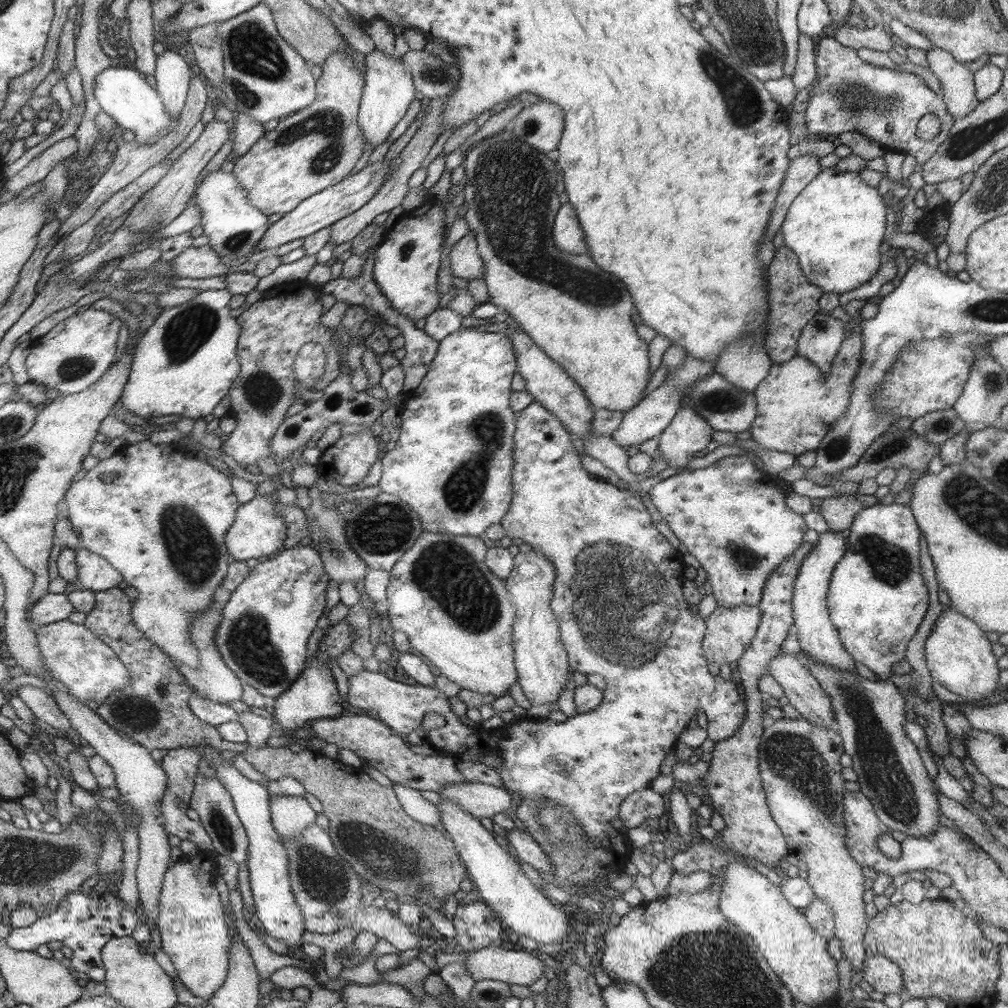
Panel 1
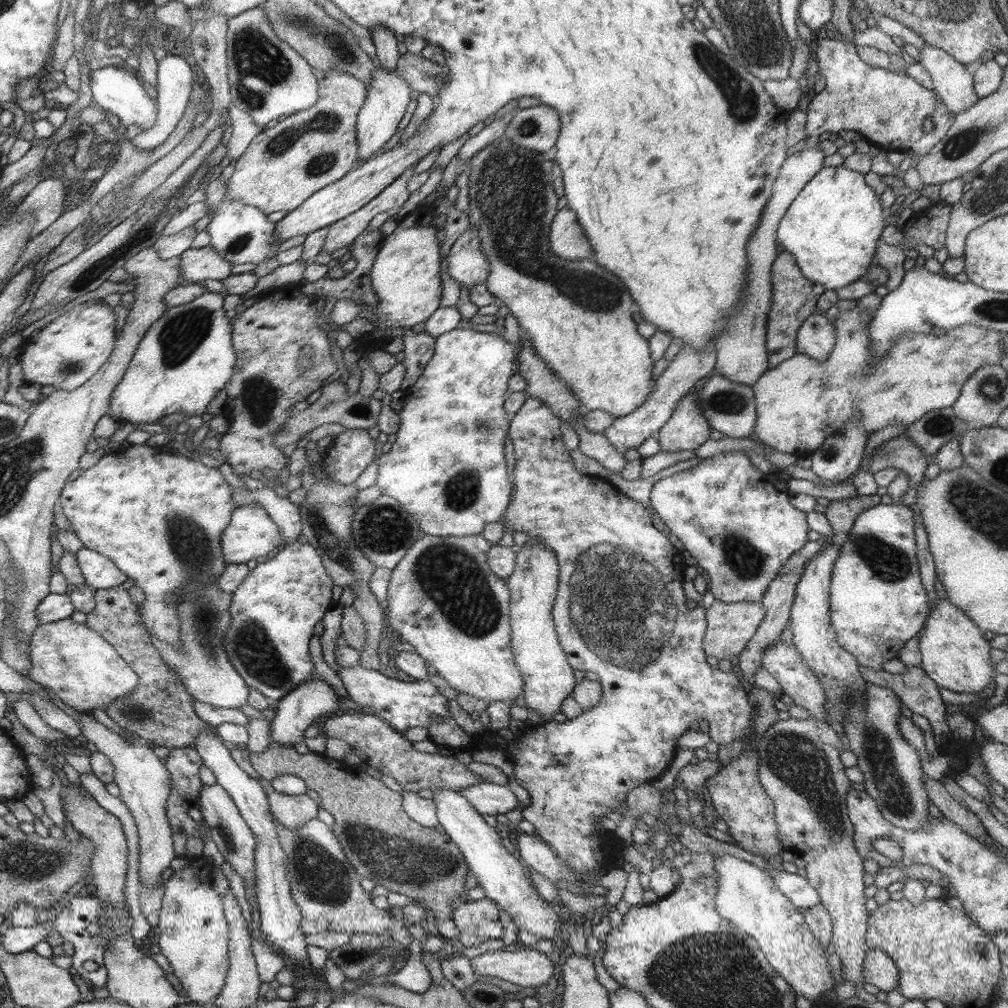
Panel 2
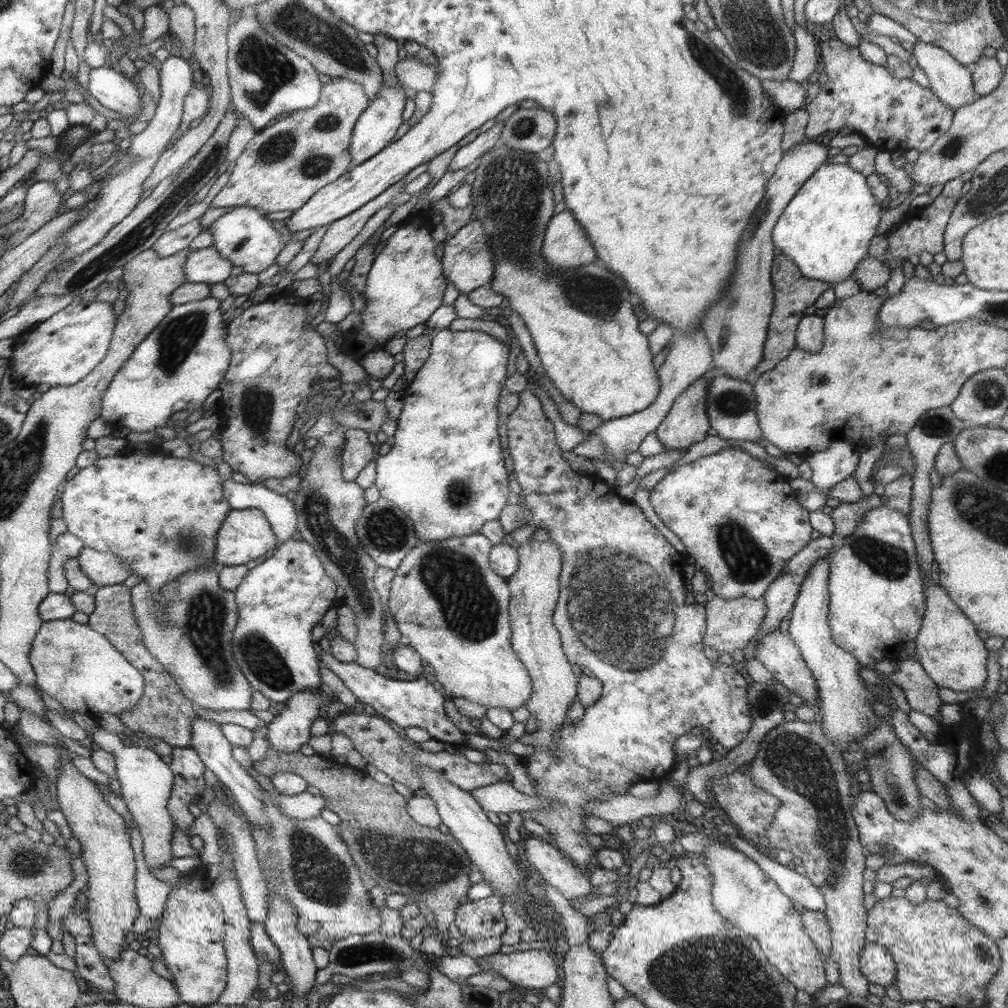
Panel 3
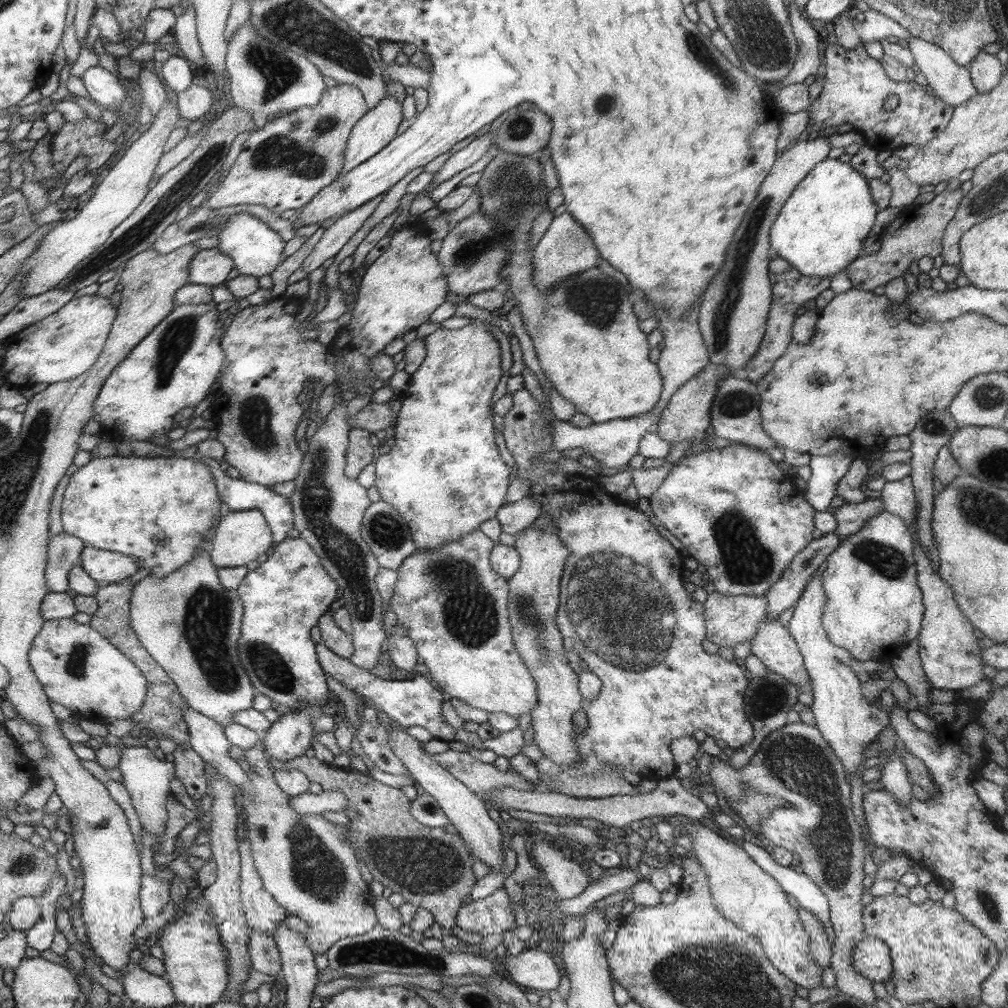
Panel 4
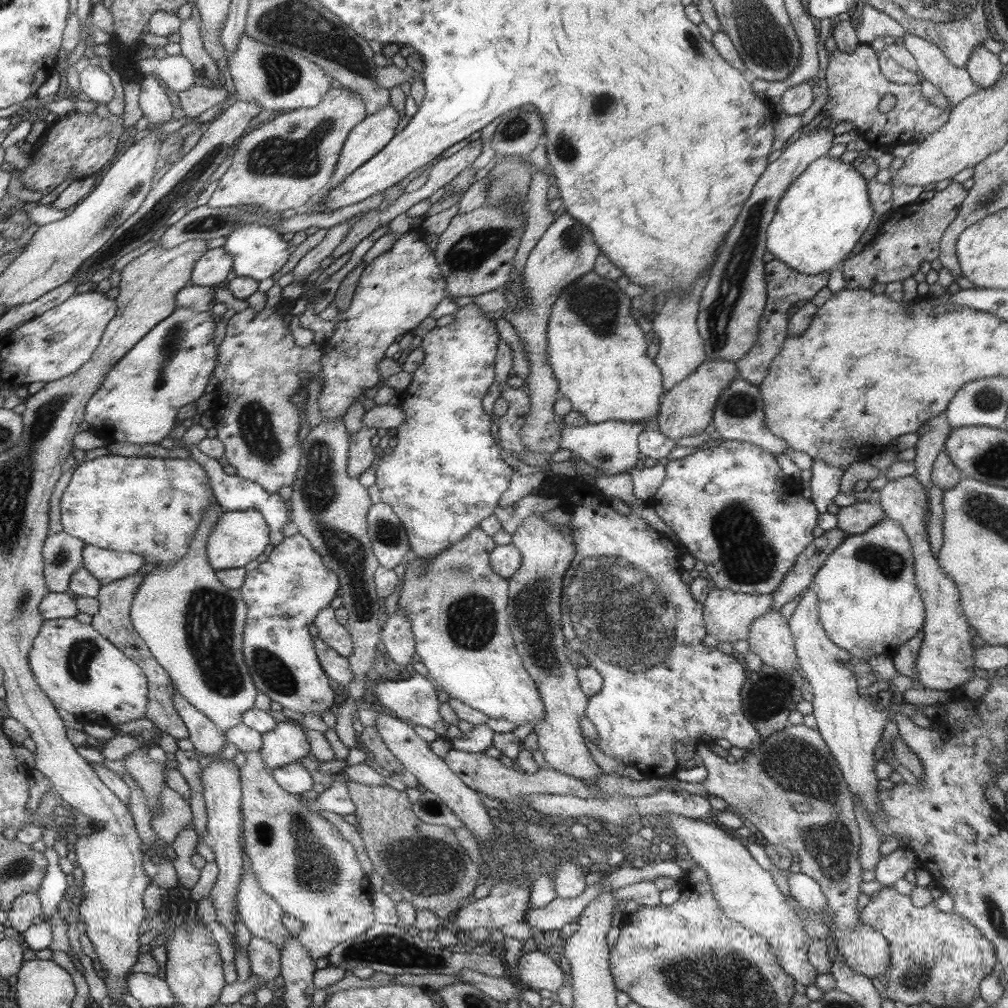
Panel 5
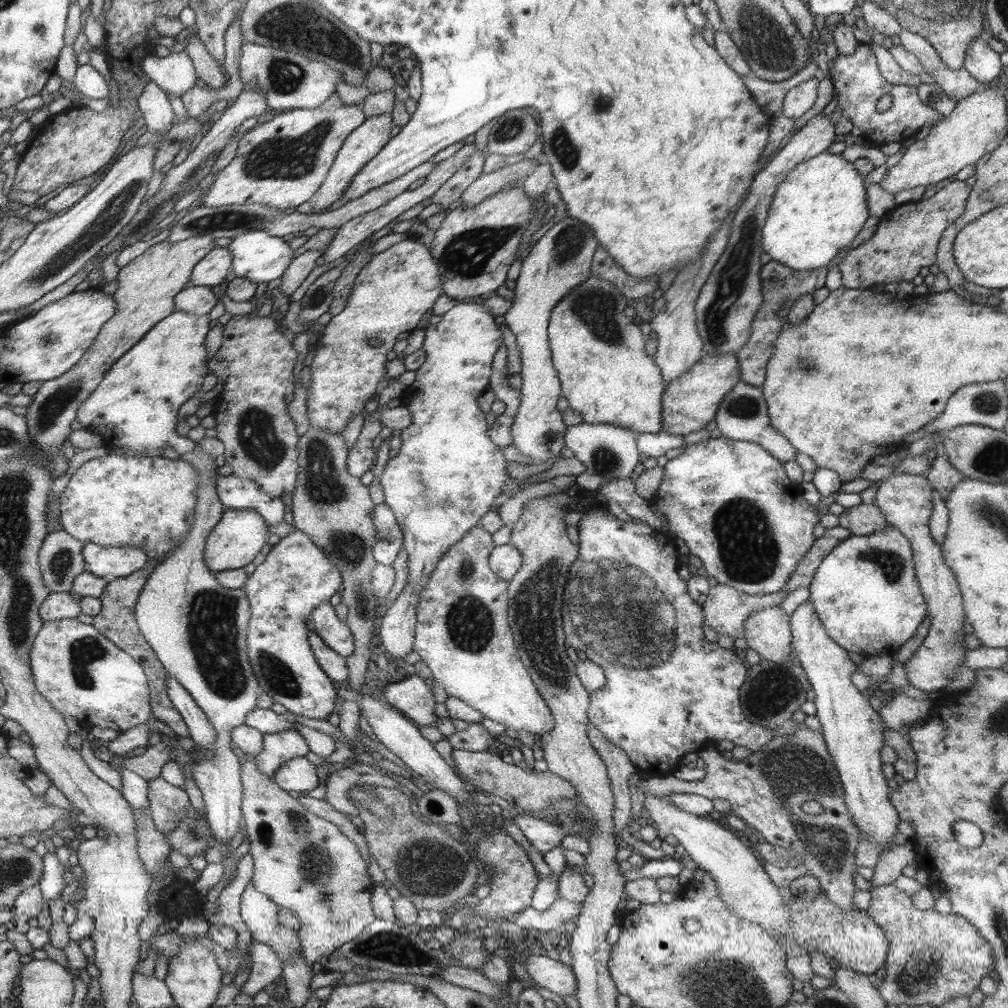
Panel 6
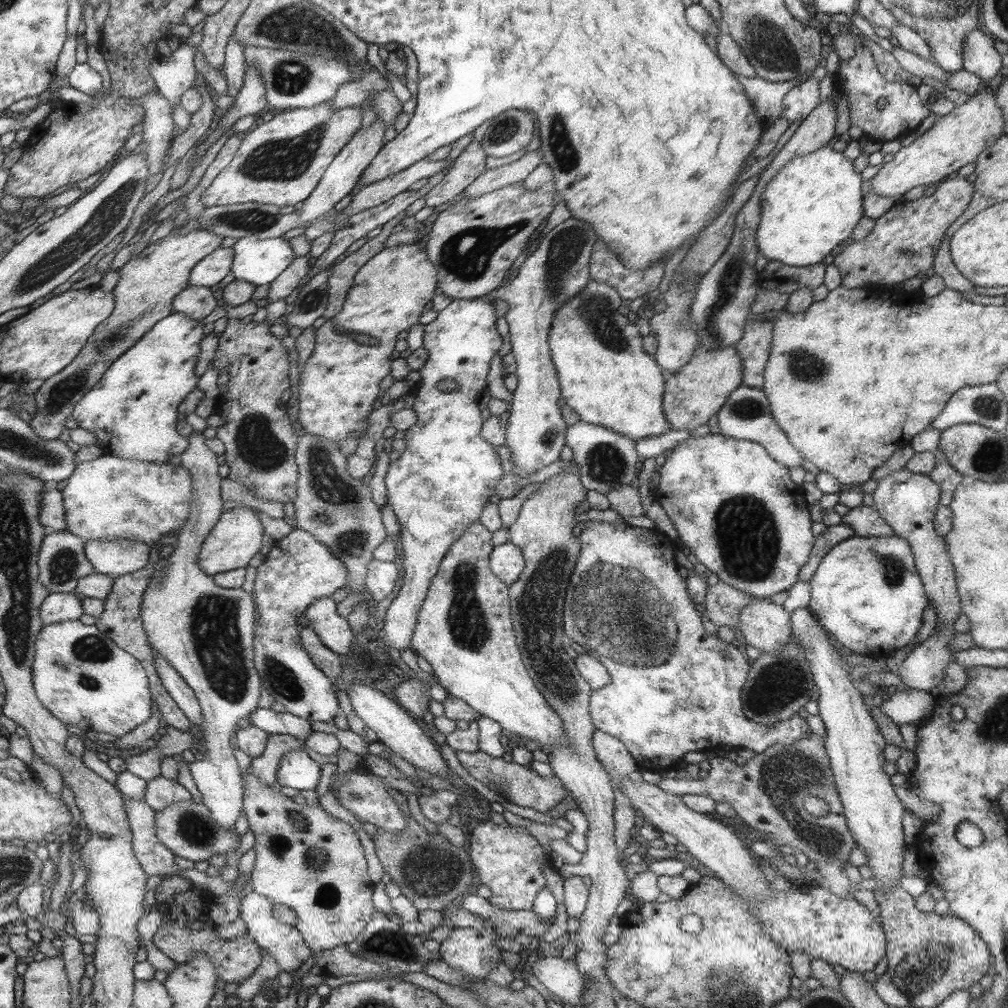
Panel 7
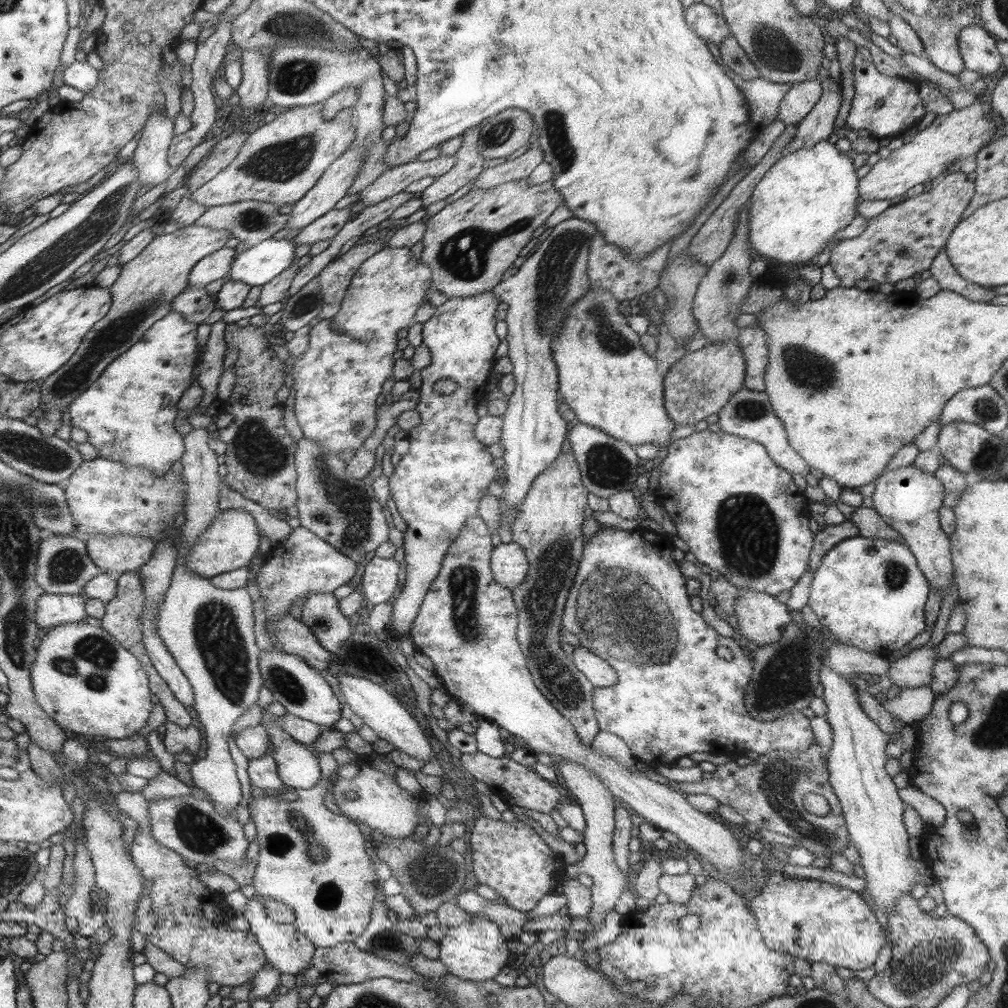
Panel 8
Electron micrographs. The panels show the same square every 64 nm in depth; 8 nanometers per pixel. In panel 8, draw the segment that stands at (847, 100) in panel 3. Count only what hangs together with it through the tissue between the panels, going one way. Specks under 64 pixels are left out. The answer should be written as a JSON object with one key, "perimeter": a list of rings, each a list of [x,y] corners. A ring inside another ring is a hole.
{"perimeter":[[[858,47],[855,57],[855,98],[851,106],[852,124],[857,128],[868,130],[878,140],[899,137],[905,130],[917,127],[926,114],[918,88],[906,78],[890,78],[880,74],[873,63],[871,53],[864,47]],[[883,100],[883,105],[878,105]]]}

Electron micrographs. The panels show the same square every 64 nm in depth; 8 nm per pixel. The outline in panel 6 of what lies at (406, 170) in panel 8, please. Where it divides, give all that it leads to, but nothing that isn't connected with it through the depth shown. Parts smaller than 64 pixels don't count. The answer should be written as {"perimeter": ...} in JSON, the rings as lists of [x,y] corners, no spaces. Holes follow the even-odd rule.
{"perimeter":[[[426,161],[423,165],[417,166],[415,169],[404,173],[403,177],[397,178],[394,182],[389,182],[387,185],[370,190],[363,197],[355,198],[348,201],[343,206],[333,211],[325,213],[294,213],[286,214],[281,209],[270,208],[262,204],[231,204],[230,206],[219,206],[218,208],[208,208],[201,205],[193,211],[182,213],[178,222],[170,229],[170,235],[167,238],[168,242],[182,242],[191,236],[211,235],[212,238],[231,238],[239,234],[250,232],[251,230],[265,230],[266,233],[276,235],[277,237],[286,238],[287,234],[305,231],[307,228],[317,226],[320,229],[337,230],[345,222],[356,218],[362,214],[369,213],[371,210],[385,206],[385,204],[393,199],[396,195],[408,191],[410,184],[418,179],[424,179],[430,174],[430,171],[435,167],[432,162]]]}

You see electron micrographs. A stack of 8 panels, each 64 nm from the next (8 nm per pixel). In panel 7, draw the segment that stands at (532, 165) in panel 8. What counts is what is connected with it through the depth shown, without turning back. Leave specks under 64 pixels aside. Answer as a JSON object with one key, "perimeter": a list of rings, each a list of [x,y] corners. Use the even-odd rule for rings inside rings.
{"perimeter":[[[539,150],[526,153],[520,160],[508,165],[488,169],[465,188],[465,198],[478,198],[493,190],[523,181],[540,163],[543,156]]]}

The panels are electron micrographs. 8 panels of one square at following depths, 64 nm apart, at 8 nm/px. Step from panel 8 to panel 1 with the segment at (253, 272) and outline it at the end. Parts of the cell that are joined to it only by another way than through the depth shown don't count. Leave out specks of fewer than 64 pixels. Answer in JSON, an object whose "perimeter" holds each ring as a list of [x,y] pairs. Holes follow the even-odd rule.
{"perimeter":[[[221,169],[202,172],[198,185],[191,204],[196,204],[202,213],[200,224],[204,236],[210,239],[209,245],[219,253],[222,262],[232,267],[242,264],[258,252],[255,246],[270,228],[268,216],[252,206],[247,190],[233,172],[223,172]]]}

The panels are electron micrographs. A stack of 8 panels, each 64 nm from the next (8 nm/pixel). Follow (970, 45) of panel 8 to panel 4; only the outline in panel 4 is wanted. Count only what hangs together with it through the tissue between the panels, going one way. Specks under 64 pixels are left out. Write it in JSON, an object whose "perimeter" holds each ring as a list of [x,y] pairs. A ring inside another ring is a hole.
{"perimeter":[[[981,53],[969,67],[976,91],[987,98],[987,95],[1002,81],[1002,64],[996,55]]]}

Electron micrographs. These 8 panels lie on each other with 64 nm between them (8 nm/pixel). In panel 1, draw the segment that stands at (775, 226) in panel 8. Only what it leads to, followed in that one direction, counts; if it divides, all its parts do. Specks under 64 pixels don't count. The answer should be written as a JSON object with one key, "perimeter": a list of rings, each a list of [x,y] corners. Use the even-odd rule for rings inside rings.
{"perimeter":[[[827,167],[795,198],[783,222],[784,242],[799,257],[806,277],[824,293],[852,292],[878,274],[882,262],[882,242],[886,234],[886,206],[878,189],[863,181],[862,175]]]}

